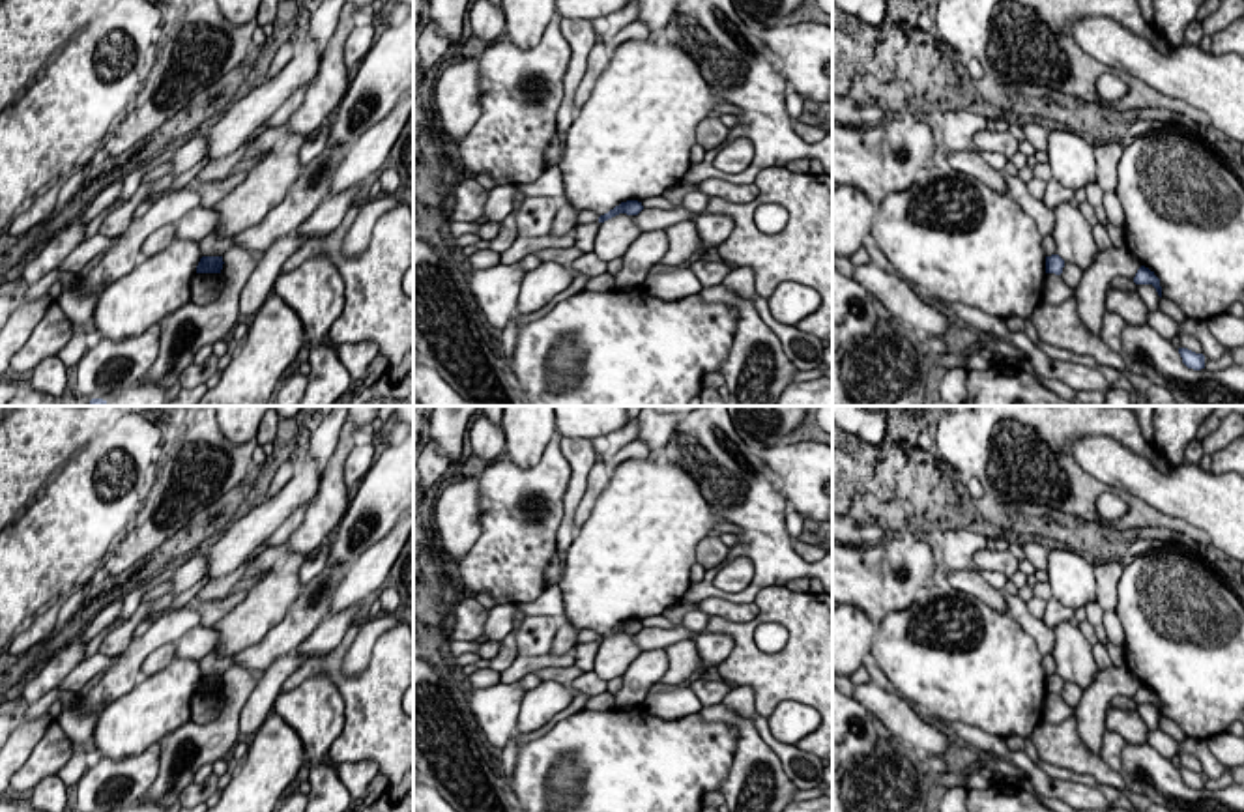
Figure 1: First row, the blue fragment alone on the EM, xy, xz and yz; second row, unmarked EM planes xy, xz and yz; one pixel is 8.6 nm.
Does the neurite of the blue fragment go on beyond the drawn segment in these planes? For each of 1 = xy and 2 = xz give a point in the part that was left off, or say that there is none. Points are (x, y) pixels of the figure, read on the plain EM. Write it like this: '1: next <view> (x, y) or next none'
1: next none
2: next none

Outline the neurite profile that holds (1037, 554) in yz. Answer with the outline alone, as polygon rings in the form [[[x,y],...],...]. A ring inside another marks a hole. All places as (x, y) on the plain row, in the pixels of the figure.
[[[1025,543],[1023,546],[1025,559],[1034,567],[1034,571],[1048,571],[1048,548],[1040,543]]]

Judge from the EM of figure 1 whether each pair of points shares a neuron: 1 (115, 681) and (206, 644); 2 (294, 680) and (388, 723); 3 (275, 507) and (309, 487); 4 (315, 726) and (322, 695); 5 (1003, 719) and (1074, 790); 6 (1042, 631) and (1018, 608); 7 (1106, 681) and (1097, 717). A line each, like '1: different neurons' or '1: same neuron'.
1: different neurons
2: same neuron
3: same neuron
4: same neuron
5: different neurons
6: same neuron
7: same neuron

